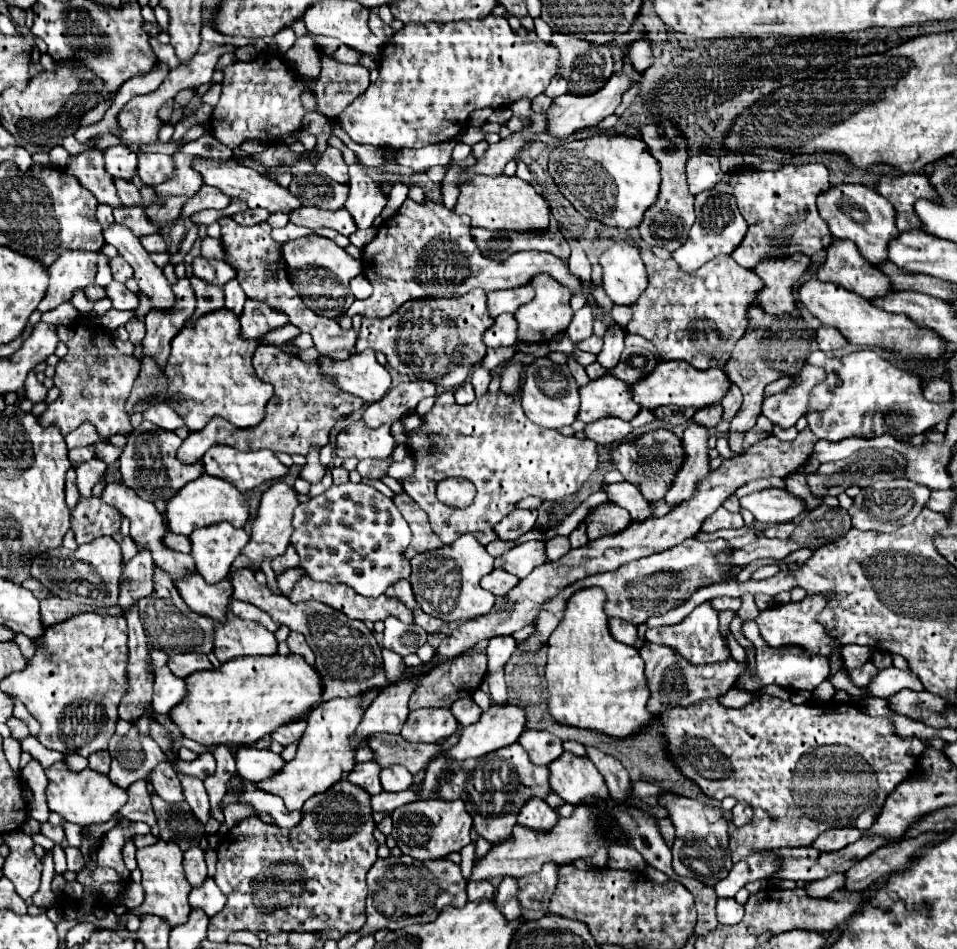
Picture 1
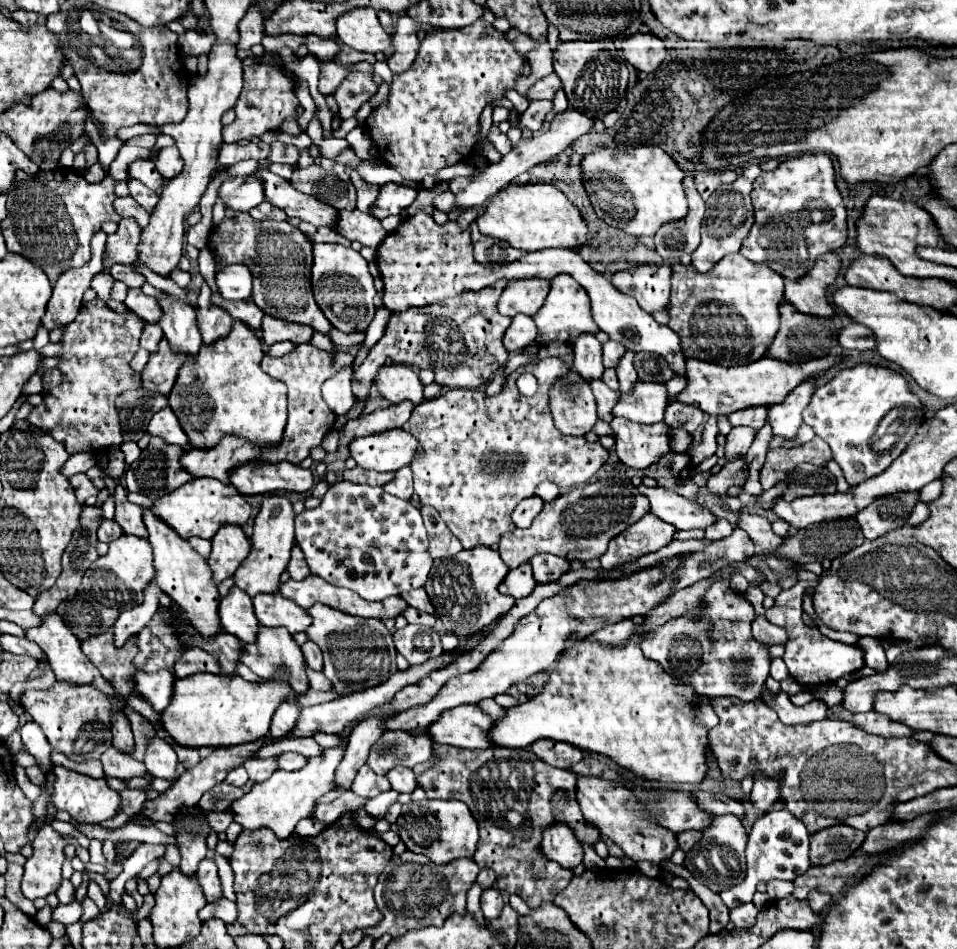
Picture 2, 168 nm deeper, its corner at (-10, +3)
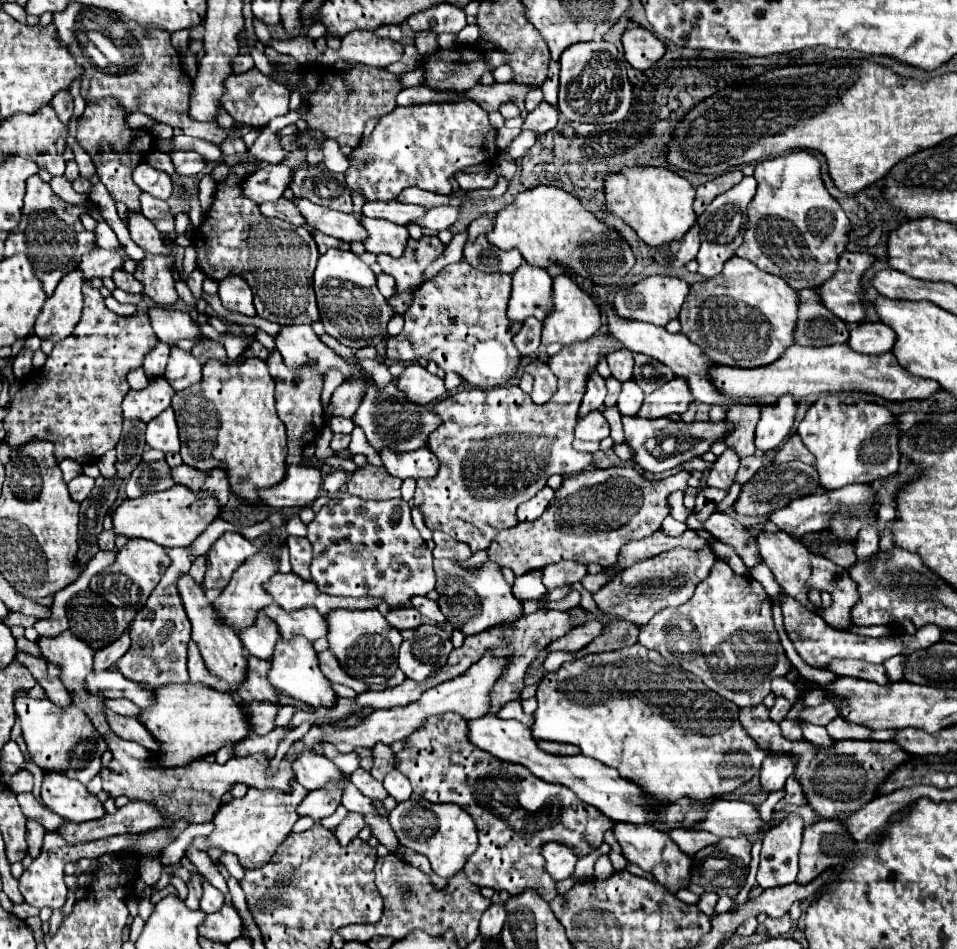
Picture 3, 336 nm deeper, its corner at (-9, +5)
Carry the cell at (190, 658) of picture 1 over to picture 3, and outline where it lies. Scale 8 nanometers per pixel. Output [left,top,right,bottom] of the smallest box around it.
[187,641,227,691]

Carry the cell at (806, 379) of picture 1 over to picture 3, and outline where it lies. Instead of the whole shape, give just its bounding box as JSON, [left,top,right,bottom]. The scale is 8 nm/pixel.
[755,395,797,453]

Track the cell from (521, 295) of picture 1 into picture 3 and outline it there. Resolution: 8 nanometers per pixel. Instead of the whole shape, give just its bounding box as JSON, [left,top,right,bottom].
[507,265,553,323]

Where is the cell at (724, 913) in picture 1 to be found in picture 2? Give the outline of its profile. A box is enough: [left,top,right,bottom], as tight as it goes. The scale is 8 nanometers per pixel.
[730,903,756,929]

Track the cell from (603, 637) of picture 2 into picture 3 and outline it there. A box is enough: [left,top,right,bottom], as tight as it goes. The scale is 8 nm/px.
[545,621,603,653]

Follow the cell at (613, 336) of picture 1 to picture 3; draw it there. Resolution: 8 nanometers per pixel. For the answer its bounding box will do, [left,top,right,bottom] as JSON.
[617,381,643,417]

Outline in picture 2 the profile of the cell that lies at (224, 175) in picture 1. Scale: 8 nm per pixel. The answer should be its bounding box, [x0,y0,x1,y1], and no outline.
[258,167,338,227]

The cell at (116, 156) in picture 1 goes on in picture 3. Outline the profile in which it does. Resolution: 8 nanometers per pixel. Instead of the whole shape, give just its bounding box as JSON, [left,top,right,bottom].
[133,163,173,201]

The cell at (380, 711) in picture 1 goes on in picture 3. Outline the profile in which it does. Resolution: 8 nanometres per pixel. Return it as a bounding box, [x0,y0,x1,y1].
[299,783,341,819]

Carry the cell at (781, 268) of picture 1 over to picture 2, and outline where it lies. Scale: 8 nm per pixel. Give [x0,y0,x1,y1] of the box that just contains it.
[784,253,840,315]

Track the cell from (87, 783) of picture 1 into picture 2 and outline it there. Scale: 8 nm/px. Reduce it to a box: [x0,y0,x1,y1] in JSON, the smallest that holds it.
[52,767,122,825]

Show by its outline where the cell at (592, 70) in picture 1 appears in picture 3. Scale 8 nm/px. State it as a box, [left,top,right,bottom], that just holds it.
[559,41,633,123]

